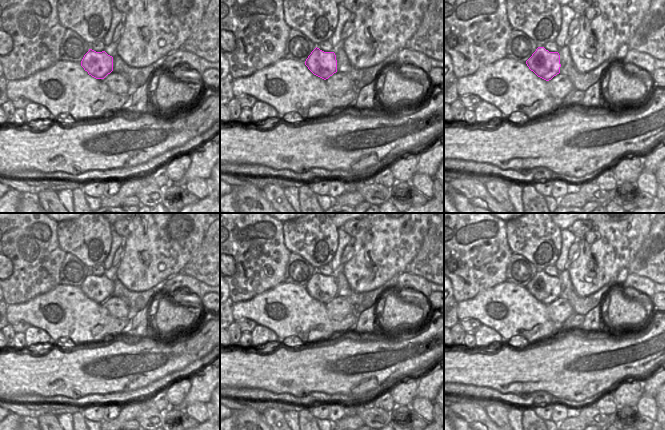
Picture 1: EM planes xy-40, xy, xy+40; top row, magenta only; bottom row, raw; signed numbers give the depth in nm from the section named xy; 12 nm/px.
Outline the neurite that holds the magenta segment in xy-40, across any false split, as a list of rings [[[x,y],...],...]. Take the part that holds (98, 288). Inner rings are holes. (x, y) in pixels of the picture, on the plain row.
[[[89,273],[81,285],[81,290],[92,301],[104,303],[113,295],[113,281],[105,275],[96,276]]]

